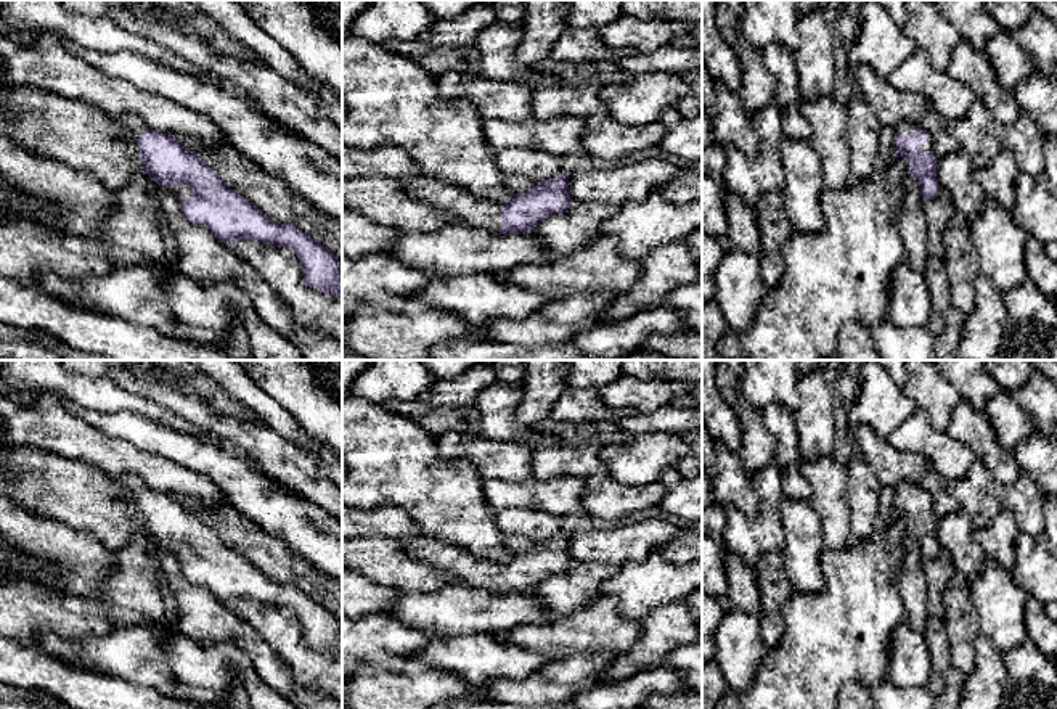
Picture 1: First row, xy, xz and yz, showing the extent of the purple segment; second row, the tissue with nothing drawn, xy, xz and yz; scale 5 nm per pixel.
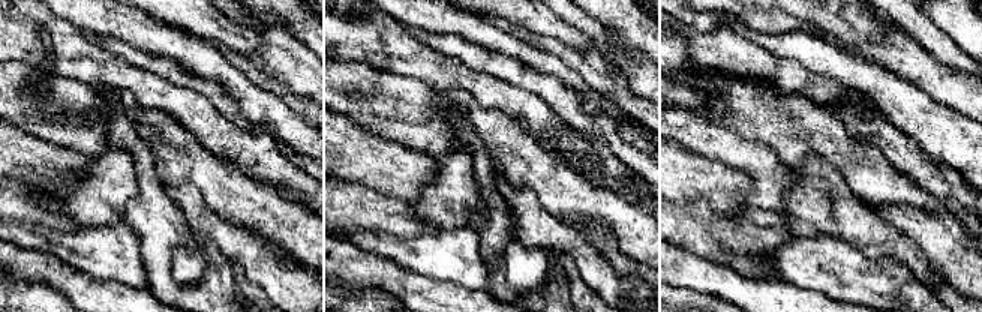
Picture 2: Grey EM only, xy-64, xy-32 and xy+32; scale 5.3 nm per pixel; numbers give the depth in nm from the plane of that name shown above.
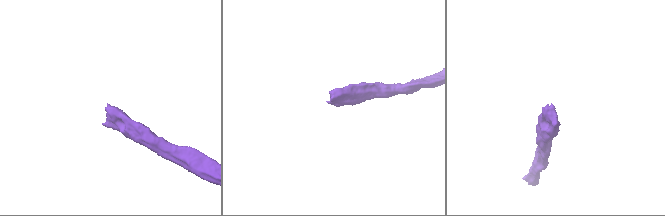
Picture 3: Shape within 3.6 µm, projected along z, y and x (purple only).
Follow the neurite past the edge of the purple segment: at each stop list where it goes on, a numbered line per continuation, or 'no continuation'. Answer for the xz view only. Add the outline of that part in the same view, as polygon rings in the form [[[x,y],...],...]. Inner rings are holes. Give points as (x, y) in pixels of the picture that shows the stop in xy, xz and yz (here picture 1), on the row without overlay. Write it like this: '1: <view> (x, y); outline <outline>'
1: xz (477, 573); outline [[[432,537],[398,540],[414,559],[448,572],[471,587],[480,587],[500,595],[501,566],[469,555],[466,550]]]

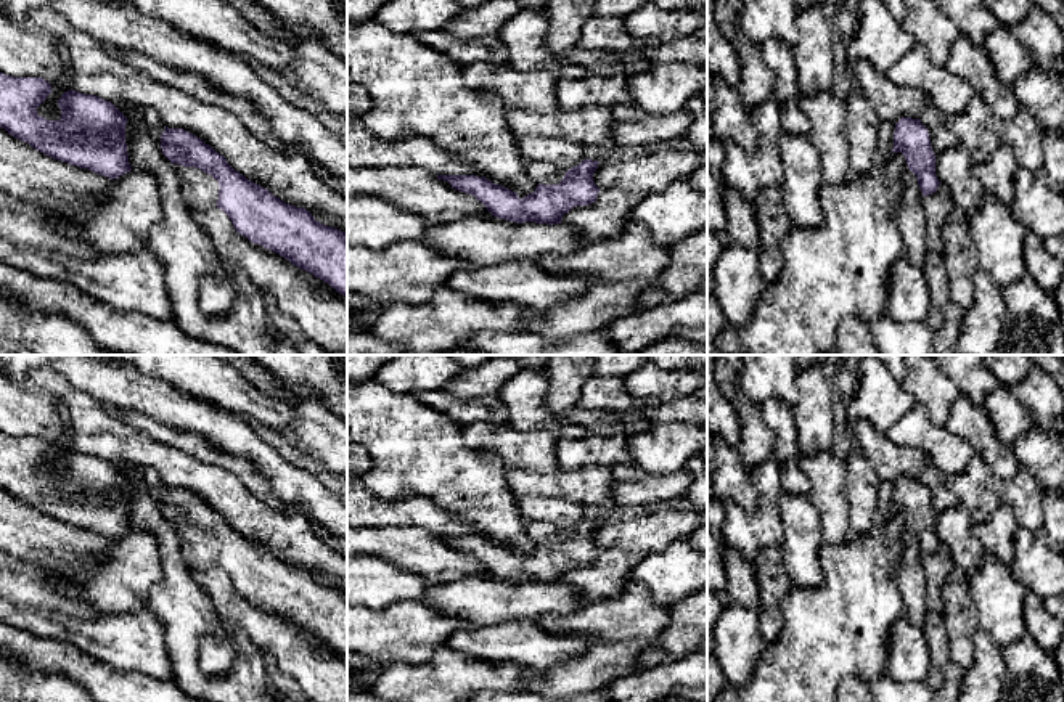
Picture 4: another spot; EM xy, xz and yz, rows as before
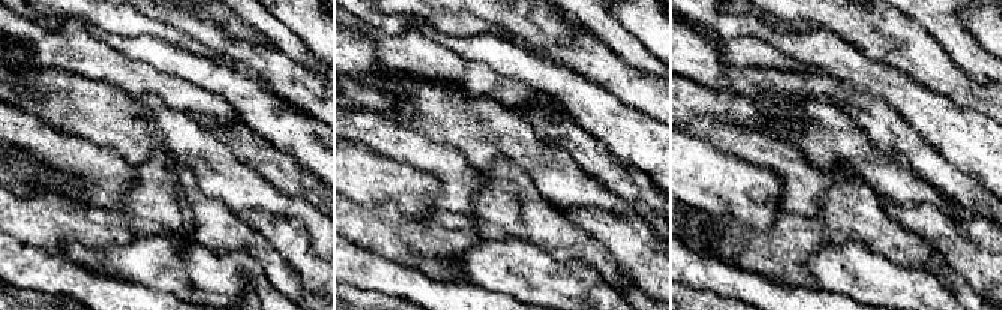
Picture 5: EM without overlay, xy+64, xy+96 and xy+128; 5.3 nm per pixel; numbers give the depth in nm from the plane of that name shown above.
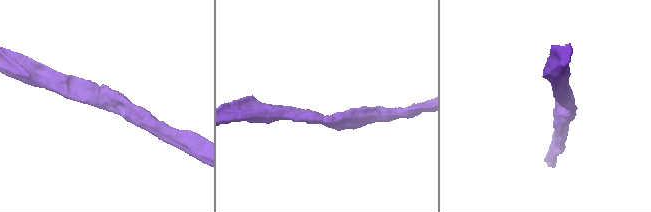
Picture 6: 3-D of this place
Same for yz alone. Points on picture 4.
no continuation

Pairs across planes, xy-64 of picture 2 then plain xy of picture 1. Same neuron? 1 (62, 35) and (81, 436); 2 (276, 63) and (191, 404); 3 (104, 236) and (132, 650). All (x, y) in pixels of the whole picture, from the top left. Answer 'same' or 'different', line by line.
1: same
2: different
3: same

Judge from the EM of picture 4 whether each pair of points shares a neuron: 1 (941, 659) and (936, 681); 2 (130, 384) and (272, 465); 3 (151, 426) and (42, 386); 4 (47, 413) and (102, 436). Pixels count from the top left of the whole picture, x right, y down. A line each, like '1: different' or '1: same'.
1: same
2: same
3: different
4: same

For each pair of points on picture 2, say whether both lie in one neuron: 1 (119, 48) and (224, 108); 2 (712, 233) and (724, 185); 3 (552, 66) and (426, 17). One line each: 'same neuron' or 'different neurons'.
1: same neuron
2: different neurons
3: same neuron

